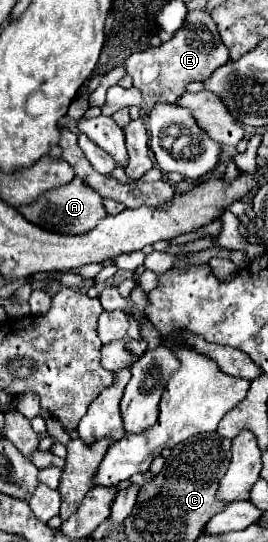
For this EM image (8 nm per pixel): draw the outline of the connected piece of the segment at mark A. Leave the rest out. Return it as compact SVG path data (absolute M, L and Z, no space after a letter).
M75 176L69 184L49 190L41 196L41 200L27 204L27 206L19 206L17 208L29 222L51 230L51 232L59 232L59 234L83 234L83 232L91 232L93 226L97 226L97 222L101 218L107 216L107 210L101 202L101 196L97 192L93 192L93 188L89 188L79 176Z

